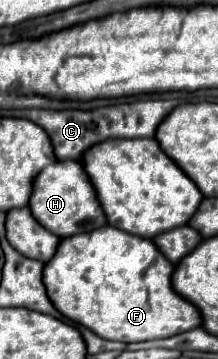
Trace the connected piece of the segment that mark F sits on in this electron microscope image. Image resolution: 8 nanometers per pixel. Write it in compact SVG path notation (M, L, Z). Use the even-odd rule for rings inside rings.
M107 225L91 233L63 237L55 255L43 267L43 285L47 289L47 297L63 317L91 329L101 339L133 343L173 337L201 325L199 311L173 291L171 273L173 263L161 255L151 239L135 237Z

